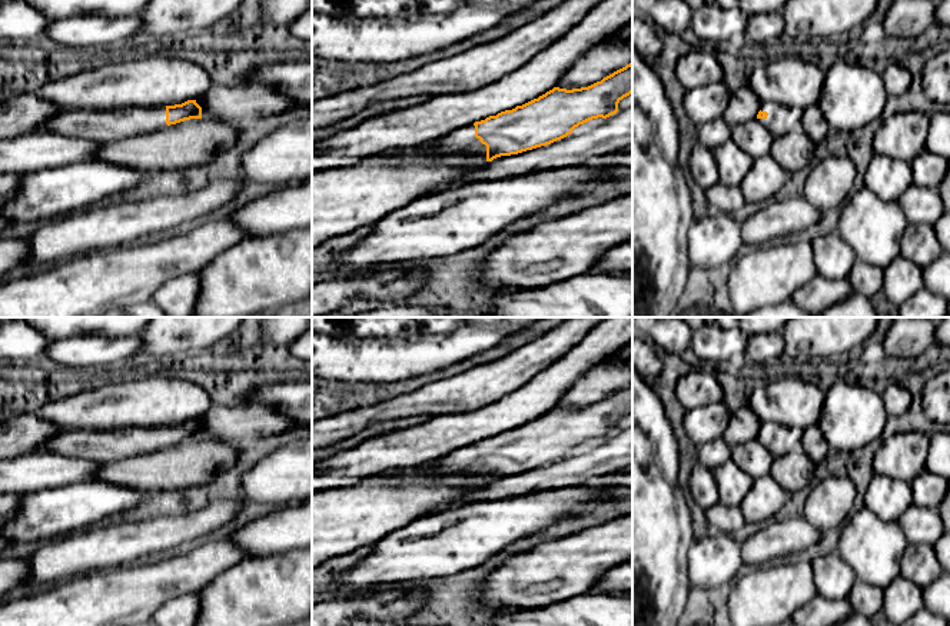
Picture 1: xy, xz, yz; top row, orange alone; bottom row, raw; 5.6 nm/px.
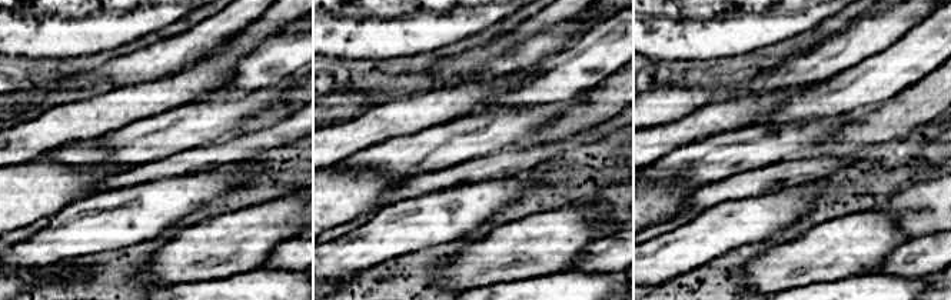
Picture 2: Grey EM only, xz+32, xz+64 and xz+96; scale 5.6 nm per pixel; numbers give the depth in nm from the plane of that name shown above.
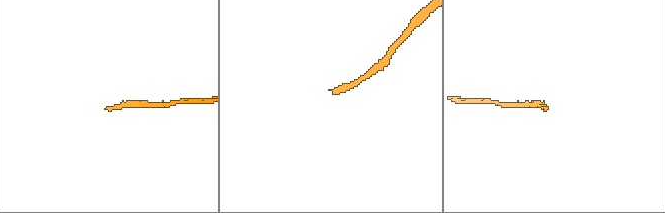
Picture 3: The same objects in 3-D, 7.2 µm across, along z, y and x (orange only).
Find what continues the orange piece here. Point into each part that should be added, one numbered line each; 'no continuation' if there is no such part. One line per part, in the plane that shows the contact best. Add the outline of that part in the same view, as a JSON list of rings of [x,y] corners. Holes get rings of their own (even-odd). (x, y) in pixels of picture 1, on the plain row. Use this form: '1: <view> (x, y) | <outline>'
1: xz (461, 466) | [[[475,446],[455,449],[454,452],[429,462],[441,473],[448,485],[474,485],[486,482],[486,466],[475,457]]]

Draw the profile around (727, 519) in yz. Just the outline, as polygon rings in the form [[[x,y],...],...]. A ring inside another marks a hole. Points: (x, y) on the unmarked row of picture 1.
[[[720,502],[705,510],[705,519],[714,532],[723,533],[734,533],[745,525],[740,507],[725,506]]]

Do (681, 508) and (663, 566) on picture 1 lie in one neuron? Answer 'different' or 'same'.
same

